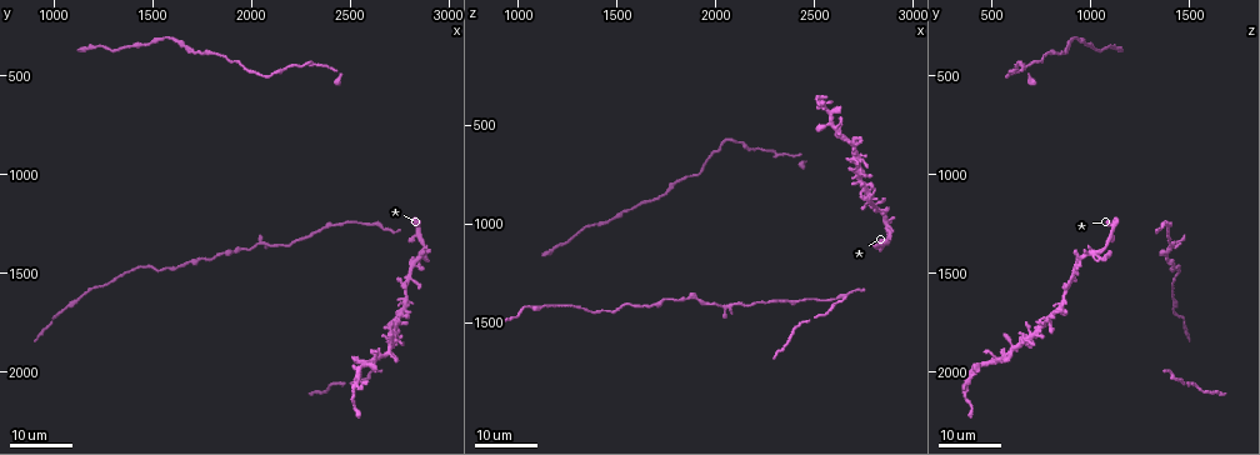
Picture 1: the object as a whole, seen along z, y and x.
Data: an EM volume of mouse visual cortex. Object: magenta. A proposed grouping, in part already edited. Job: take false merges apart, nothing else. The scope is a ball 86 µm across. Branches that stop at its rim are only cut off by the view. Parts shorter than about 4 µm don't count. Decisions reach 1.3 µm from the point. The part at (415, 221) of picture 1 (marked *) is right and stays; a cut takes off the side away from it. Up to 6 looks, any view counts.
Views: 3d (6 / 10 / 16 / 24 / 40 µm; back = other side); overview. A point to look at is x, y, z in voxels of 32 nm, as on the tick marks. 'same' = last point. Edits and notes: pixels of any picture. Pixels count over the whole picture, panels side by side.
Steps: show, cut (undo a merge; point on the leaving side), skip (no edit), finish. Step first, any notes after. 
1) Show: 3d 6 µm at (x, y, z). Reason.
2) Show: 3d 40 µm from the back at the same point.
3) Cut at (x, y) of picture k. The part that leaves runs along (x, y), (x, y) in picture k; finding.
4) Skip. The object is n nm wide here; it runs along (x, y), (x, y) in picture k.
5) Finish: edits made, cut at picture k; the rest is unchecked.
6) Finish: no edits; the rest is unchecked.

Show: 3d 16 µm at (2260, 1320, 1410). Sudden change in width.

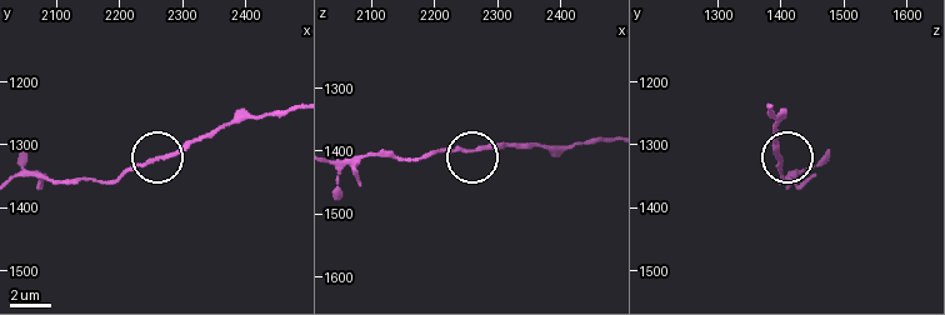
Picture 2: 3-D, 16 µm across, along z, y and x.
Show: 3d 6 µm at (2270, 1315, 1400).

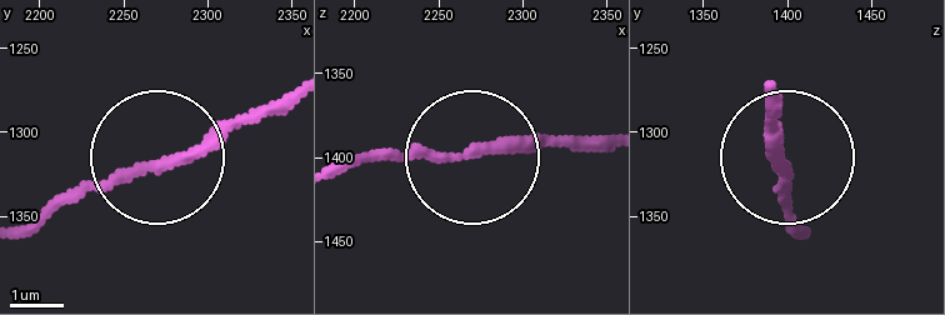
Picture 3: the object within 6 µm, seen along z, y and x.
Skip. It runs along (596, 140), (359, 154) in picture 3; one neuron here.

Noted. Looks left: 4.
Show: 3d 16 µm at (2020, 1360, 1420). Three arms meet.

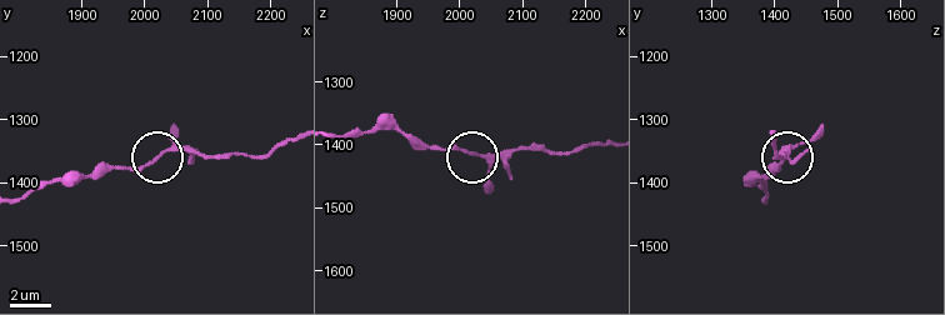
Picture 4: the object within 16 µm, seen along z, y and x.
Show: 3d 10 µm at (2025, 1355, 1415). Zoom in.

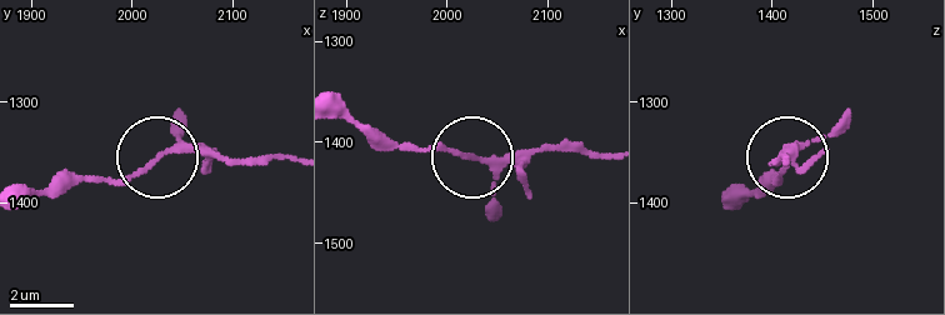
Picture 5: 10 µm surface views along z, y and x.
Show: 3d 6 µm at (2024, 1354, 1414).

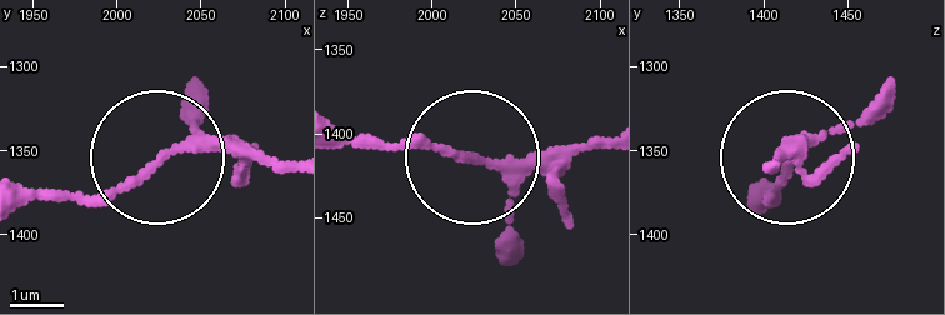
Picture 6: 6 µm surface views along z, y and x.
Skip. 3 arms meet here; one neuron here.

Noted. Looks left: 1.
Finish: no edits; the rest is unchecked.

